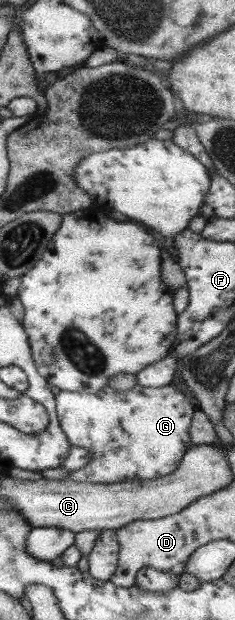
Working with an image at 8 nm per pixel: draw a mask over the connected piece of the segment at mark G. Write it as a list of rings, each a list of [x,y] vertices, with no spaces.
[[[137,384],[129,391],[117,391],[106,385],[95,394],[60,391],[55,397],[56,414],[70,444],[87,448],[92,453],[92,458],[85,467],[73,471],[63,480],[108,484],[155,479],[177,469],[187,451],[187,443],[191,442],[188,429],[191,427],[193,404],[181,390],[171,384],[161,387],[143,387]]]

